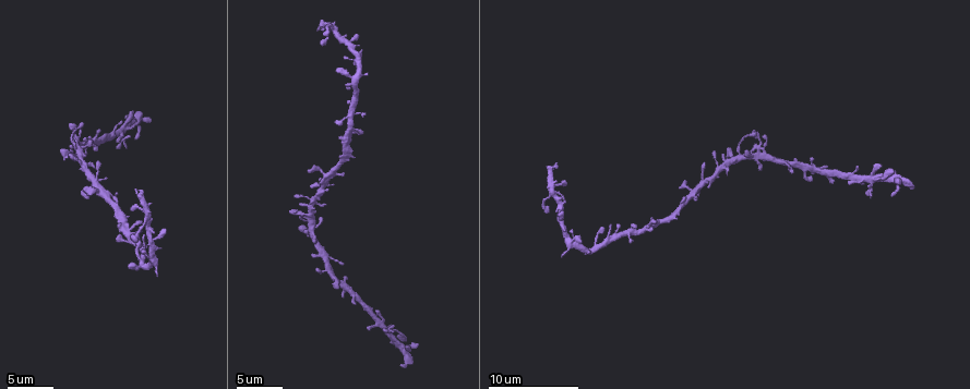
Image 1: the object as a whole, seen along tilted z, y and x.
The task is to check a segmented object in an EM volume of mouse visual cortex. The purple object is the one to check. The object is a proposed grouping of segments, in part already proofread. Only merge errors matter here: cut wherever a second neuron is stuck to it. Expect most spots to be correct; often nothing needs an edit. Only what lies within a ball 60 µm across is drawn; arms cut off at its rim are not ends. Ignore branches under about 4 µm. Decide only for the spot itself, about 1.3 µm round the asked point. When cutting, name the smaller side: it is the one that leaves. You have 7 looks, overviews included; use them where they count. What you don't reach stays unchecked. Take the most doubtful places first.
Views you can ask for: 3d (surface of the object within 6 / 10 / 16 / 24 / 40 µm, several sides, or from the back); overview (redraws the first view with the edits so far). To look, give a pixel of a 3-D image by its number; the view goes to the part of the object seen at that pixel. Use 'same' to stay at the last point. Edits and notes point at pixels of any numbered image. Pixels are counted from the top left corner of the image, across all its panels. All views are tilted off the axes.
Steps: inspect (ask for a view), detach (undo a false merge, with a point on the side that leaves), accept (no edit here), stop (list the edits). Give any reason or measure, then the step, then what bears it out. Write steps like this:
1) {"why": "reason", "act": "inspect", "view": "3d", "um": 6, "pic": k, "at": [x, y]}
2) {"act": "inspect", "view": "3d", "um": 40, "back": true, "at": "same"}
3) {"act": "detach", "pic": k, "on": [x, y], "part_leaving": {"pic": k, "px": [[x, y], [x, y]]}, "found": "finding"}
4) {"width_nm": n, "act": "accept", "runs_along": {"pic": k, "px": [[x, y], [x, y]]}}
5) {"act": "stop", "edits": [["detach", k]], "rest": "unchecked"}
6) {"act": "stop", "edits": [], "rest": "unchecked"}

{"why": "three-way junction", "act": "inspect", "view": "3d", "um": 6, "pic": 1, "at": [804, 165]}

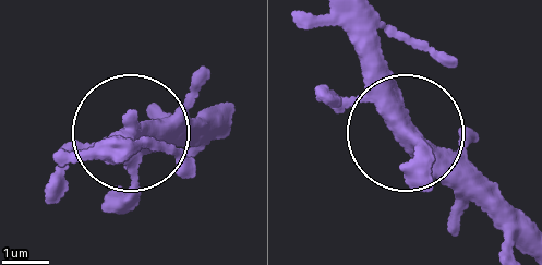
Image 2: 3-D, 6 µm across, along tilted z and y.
{"arms": 3, "act": "accept", "runs_along": {"pic": 2, "px": [[338, 24], [394, 125], [485, 212]]}, "found": "one neuron here"}

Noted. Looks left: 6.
{"why": "four or more arms meet", "act": "inspect", "view": "3d", "um": 10, "pic": 1, "at": [326, 182]}

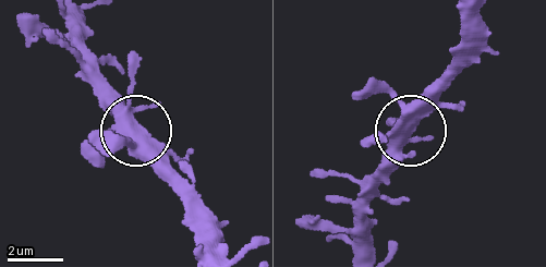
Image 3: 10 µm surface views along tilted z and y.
{"act": "inspect", "view": "3d", "um": 6, "pic": 3, "at": [132, 122]}

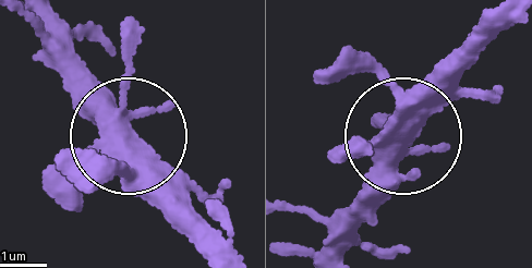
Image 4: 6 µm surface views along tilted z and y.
{"act": "accept", "runs_along": {"pic": 4, "px": [[393, 119], [400, 180], [362, 216]]}, "found": "all the same neuron"}

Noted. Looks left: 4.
{"why": "sudden change in width", "act": "inspect", "view": "3d", "um": 16, "pic": 1, "at": [353, 102]}

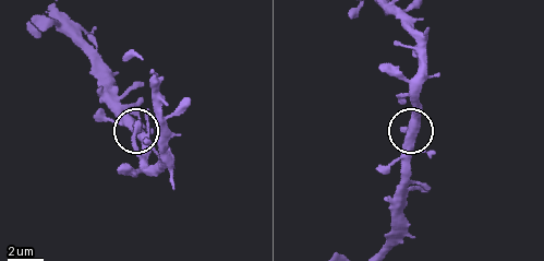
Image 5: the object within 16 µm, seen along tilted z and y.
{"act": "accept", "runs_along": {"pic": 5, "px": [[378, 249], [390, 233], [416, 102]]}, "found": "all the same neuron"}

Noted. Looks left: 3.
{"act": "inspect", "view": "3d", "um": 16, "pic": 1, "at": [152, 257]}

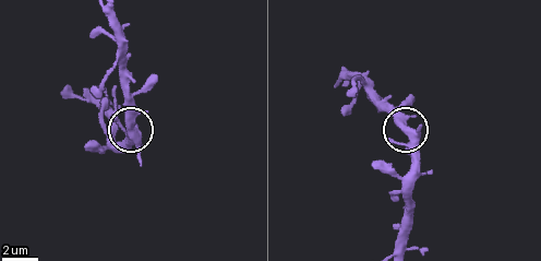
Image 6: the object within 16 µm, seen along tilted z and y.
{"act": "accept", "found": "all the same neuron"}

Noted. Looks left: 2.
{"act": "stop", "edits": [], "rest": "unchecked"}

